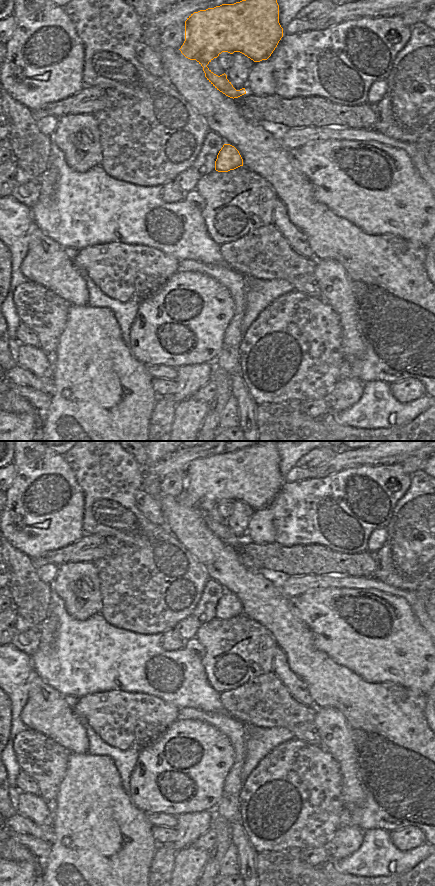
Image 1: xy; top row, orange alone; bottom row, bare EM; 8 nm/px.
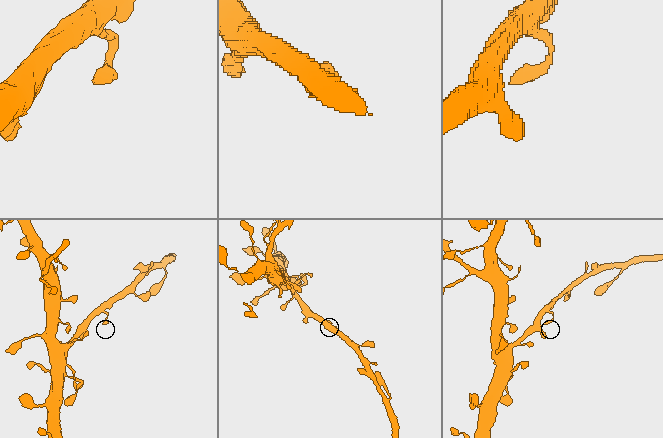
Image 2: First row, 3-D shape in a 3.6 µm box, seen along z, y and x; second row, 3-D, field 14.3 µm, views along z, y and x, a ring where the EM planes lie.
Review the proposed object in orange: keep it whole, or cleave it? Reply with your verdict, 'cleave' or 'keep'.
keep

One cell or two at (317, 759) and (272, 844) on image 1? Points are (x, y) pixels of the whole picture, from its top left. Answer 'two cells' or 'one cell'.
one cell

